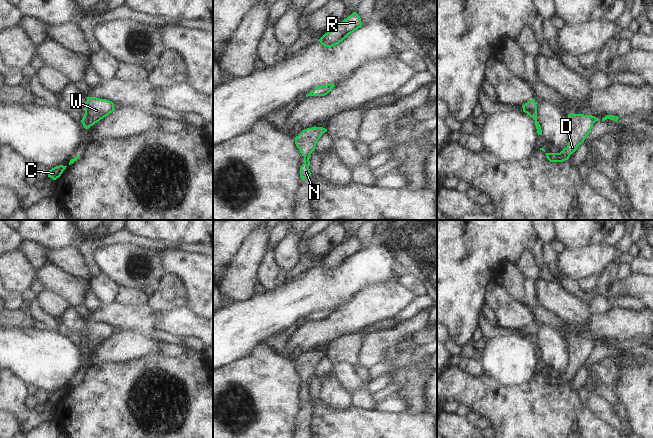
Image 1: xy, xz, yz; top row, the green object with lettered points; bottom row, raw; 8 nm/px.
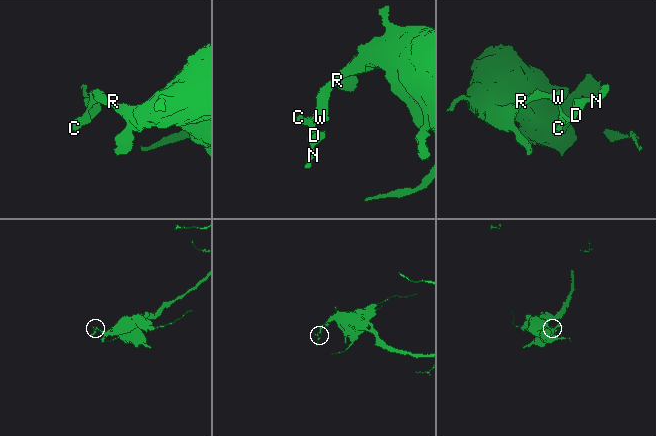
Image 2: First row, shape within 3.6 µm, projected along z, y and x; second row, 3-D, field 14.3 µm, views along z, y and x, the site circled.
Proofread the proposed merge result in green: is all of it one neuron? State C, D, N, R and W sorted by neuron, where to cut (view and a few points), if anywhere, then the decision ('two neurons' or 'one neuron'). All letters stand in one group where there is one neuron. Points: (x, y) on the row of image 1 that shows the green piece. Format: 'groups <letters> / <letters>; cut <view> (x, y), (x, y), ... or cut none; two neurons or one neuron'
groups C D N R W; cut none; one neuron

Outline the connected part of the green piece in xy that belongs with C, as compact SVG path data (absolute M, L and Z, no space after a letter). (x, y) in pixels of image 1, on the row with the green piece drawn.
M59 165L59 166L52 168L48 172L48 177L52 178L53 180L56 180L57 178L61 176L61 174L66 169L66 167L67 166Z

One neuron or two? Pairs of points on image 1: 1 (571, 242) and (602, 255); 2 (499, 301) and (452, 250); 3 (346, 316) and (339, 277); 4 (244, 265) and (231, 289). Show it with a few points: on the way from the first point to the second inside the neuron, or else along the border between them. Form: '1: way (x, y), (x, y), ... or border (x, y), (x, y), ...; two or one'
1: border (601, 242), (581, 248), (567, 249); two
2: border (497, 281), (493, 281), (488, 286), (484, 303); two
3: border (362, 290), (335, 310); two
4: way (243, 271), (243, 276), (237, 283); one

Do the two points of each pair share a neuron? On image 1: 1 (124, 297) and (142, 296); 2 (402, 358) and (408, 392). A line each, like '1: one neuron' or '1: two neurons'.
1: one neuron
2: one neuron

